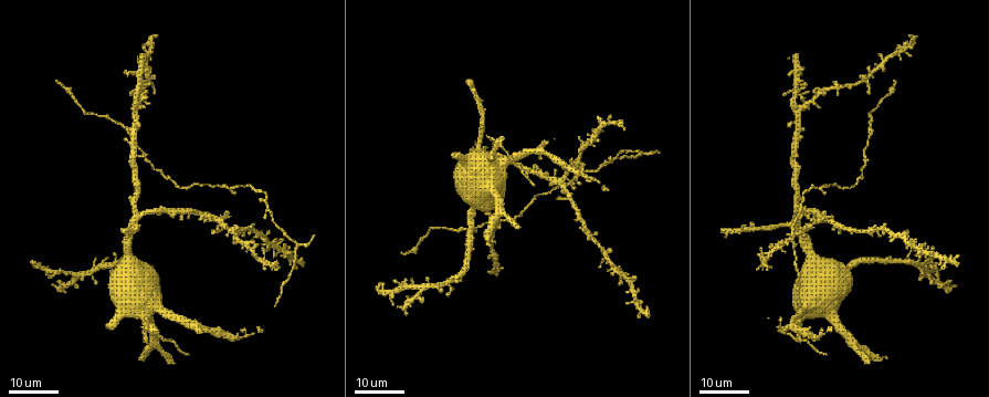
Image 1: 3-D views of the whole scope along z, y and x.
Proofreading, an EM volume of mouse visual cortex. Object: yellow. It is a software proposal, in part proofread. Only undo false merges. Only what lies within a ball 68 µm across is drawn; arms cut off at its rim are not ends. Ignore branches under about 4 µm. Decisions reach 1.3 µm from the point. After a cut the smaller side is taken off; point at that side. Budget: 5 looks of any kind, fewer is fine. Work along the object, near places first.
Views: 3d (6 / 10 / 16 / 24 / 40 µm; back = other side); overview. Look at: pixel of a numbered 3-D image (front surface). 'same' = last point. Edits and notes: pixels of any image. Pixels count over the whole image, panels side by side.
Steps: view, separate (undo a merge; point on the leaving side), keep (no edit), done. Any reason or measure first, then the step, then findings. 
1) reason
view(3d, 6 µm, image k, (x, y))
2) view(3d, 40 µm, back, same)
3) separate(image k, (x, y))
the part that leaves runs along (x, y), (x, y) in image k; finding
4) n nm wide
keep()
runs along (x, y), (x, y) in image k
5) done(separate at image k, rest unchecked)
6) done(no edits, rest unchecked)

three-way junction
view(3d, 16 µm, image 1, (230, 188))

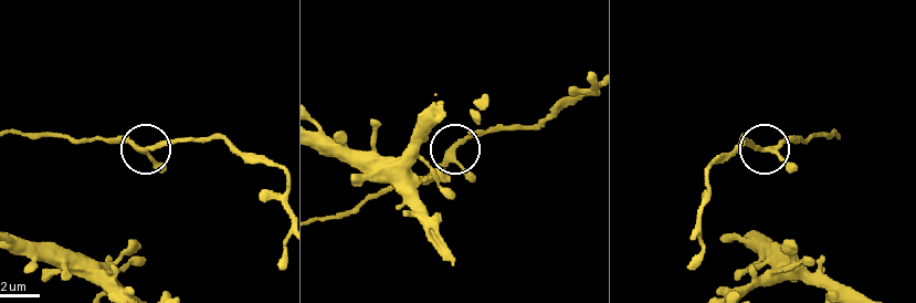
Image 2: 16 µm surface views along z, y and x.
view(3d, 10 µm, image 2, (137, 148))

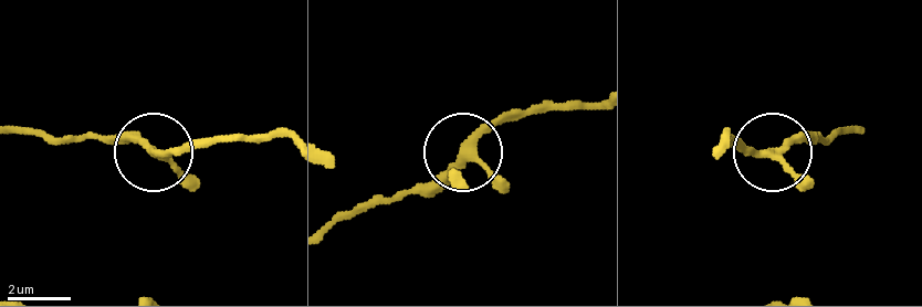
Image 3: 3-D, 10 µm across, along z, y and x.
keep()
one neuron here

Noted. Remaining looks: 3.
sudden change in width
view(3d, 16 µm, image 1, (266, 210))

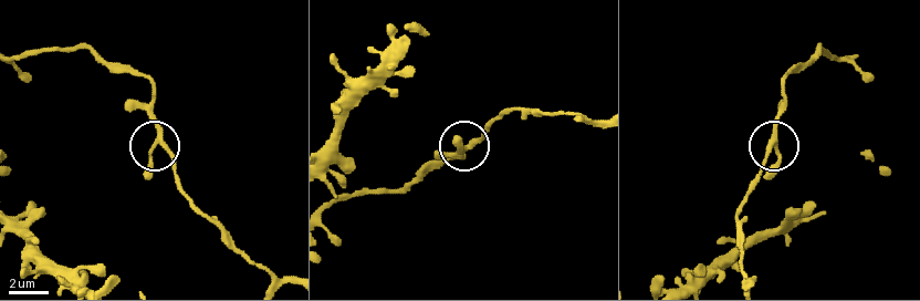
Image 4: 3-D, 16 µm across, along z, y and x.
view(3d, 6 µm, image 4, (157, 143))

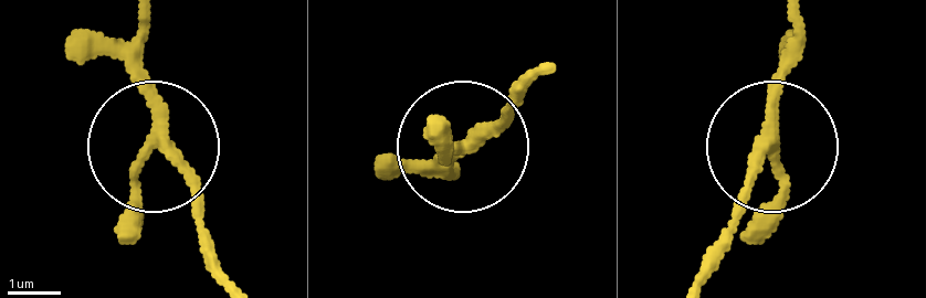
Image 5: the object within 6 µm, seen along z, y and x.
220 nm wide
keep()
one neuron here

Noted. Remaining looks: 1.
done(no edits, rest unchecked)

